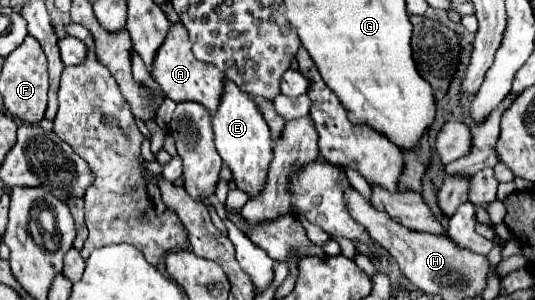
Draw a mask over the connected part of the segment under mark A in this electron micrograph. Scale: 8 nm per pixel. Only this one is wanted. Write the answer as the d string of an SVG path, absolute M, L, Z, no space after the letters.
M180 22L170 24L162 46L156 50L150 76L152 76L152 80L156 80L160 84L162 92L174 102L184 102L184 100L200 102L212 114L216 112L216 108L220 104L220 92L222 92L222 86L224 86L224 74L214 64L206 64L206 62L196 60L196 56L190 50L188 32Z

